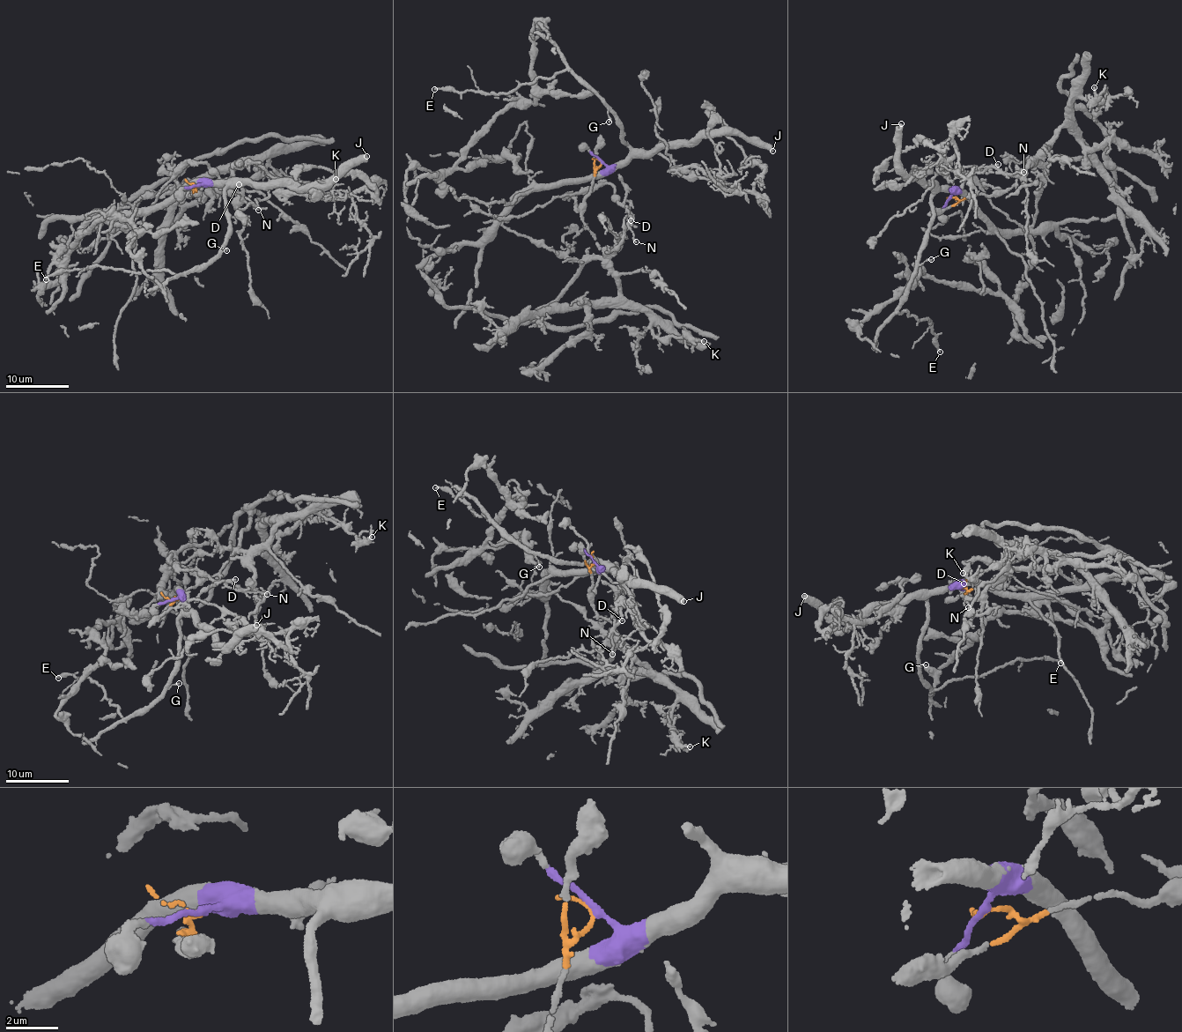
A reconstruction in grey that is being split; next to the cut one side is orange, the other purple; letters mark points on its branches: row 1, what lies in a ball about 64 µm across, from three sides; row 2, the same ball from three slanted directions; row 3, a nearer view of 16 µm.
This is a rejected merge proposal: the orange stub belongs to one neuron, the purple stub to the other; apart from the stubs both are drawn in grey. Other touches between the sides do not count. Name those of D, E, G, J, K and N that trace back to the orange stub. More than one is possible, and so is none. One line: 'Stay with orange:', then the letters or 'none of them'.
Stay with orange: D, K, N

